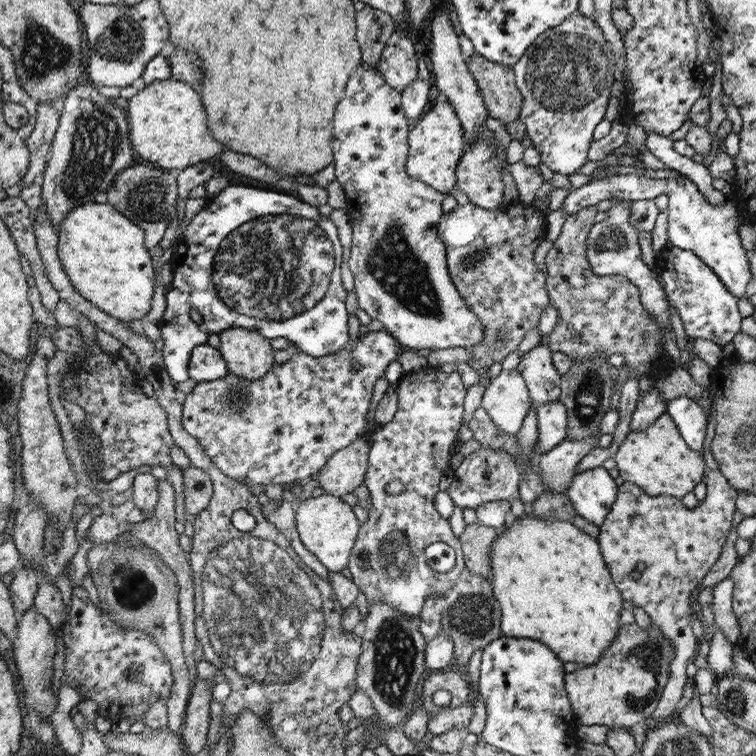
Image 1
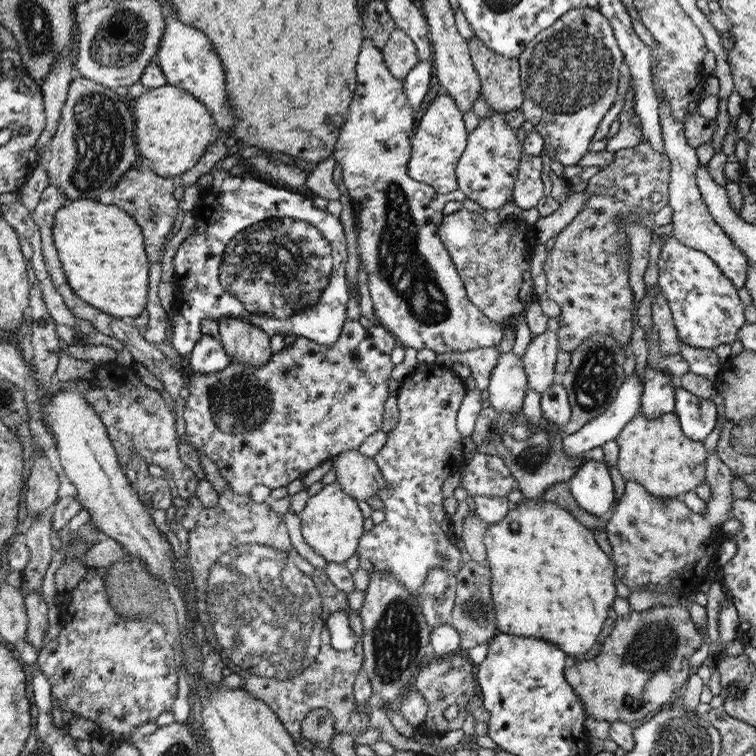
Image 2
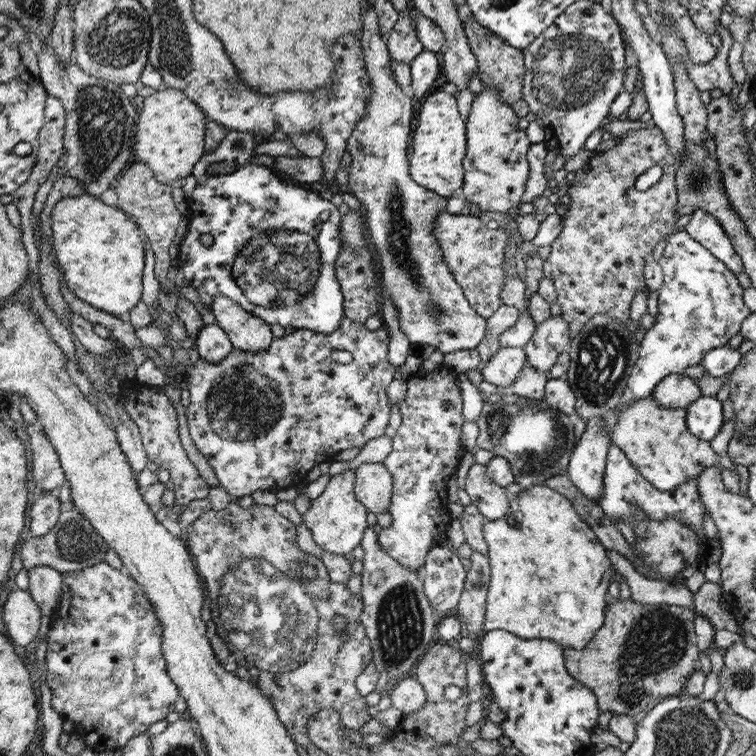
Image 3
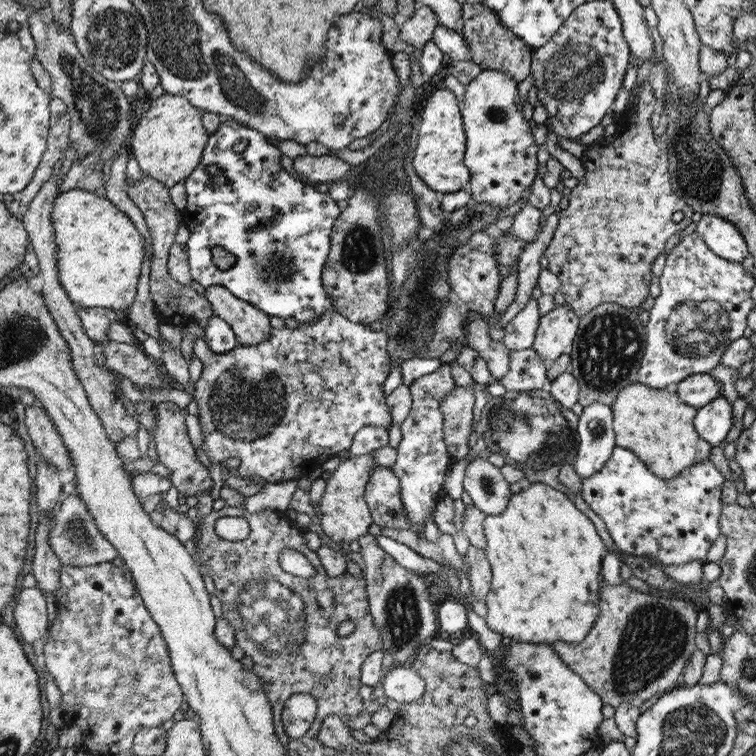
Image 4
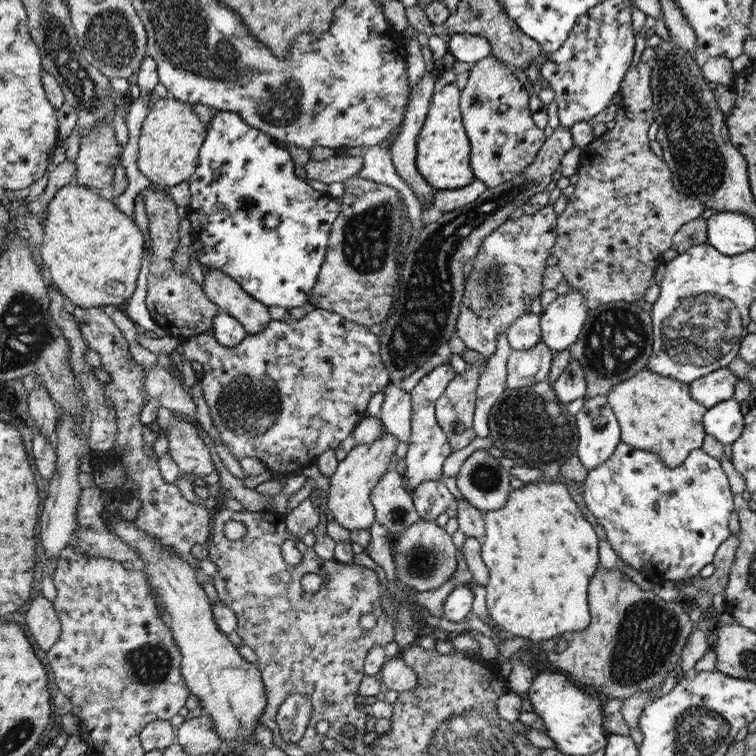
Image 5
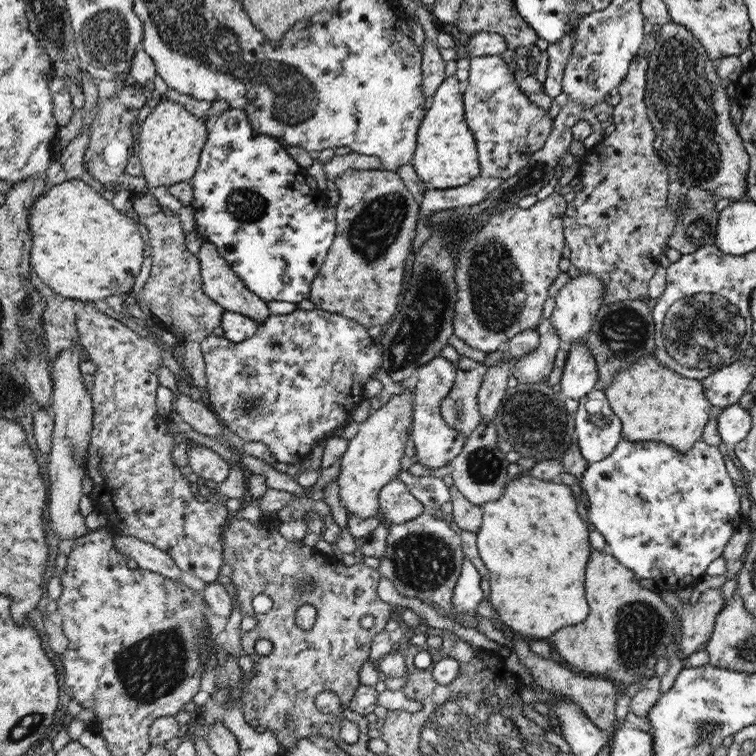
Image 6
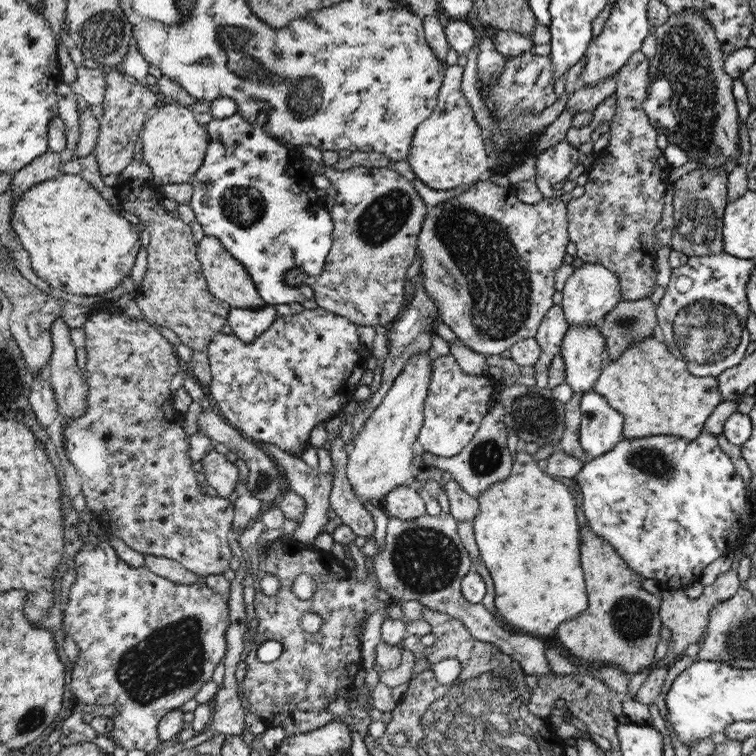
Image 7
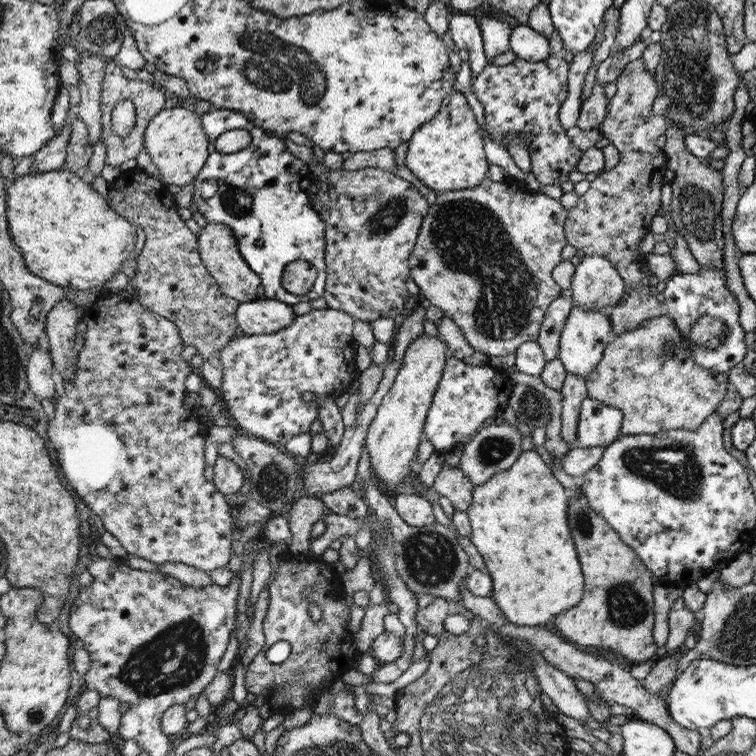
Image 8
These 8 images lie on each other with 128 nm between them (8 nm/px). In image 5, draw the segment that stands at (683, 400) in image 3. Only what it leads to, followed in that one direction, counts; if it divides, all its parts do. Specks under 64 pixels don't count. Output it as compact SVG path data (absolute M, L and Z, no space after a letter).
M722 367L693 380L689 387L692 398L708 409L734 398L734 388L738 381L737 374L730 367Z

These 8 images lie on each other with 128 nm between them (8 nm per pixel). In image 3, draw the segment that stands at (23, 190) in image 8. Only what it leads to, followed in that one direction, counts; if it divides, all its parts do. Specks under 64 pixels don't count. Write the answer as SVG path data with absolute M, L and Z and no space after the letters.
M81 195L56 203L51 229L57 264L70 291L94 308L126 318L141 301L144 270L145 244L132 216L94 196Z

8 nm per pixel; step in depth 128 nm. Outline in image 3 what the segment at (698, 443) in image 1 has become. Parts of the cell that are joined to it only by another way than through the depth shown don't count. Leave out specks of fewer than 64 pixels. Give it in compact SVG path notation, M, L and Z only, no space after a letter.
M701 396L686 408L688 430L700 440L711 441L723 427L723 402L713 396Z

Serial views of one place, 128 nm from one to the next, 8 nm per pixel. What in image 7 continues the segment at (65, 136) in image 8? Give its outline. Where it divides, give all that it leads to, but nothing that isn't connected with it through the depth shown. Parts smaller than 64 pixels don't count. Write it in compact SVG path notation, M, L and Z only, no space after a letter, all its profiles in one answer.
M48 151L38 159L32 160L26 167L16 171L12 180L12 204L30 187L54 178L60 172L60 164L62 164L64 157L65 154Z

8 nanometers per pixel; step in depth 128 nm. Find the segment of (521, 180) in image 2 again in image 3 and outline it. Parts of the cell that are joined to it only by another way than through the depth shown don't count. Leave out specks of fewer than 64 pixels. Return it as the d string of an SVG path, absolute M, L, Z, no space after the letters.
M544 143L531 144L527 159L529 162L529 175L526 185L526 190L522 199L520 199L520 205L534 202L537 198L542 196L549 181L547 180L544 168L544 158L548 154L548 148L544 146Z

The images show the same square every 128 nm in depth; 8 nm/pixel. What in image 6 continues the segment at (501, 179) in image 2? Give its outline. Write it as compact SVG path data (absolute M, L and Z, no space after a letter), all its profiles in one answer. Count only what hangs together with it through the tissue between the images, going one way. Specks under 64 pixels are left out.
M501 56L469 60L469 76L463 83L464 110L466 124L477 145L482 176L506 180L528 167L532 155L546 143L553 119L520 91L512 70Z

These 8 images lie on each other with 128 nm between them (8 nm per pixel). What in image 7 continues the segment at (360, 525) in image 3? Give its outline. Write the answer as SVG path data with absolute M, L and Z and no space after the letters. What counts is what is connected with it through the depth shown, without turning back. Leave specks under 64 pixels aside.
M433 352L418 353L410 358L380 406L376 407L355 437L345 471L355 495L362 504L369 500L372 504L380 505L382 498L397 486L415 485L412 444L420 435L425 419L424 401L428 396L433 375L433 359Z

